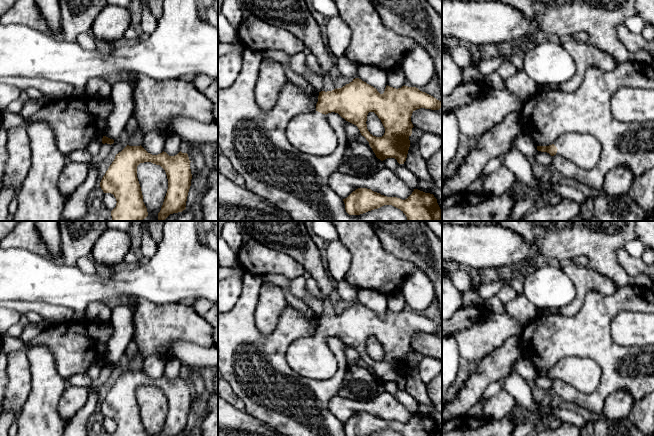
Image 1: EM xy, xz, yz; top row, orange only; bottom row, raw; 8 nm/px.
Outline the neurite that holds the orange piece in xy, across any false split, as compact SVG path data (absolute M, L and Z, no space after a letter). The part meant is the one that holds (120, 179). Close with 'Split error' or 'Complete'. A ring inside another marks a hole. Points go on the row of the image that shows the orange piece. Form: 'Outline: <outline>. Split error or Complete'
Outline: M127 145L116 154L100 182L103 192L113 194L117 201L111 211L113 221L142 221L148 216L137 178L137 166L144 162L160 165L168 179L168 189L158 213L158 221L164 221L170 214L186 209L192 179L188 154L180 151L175 156L169 156L163 151L152 155L141 145Z. Complete

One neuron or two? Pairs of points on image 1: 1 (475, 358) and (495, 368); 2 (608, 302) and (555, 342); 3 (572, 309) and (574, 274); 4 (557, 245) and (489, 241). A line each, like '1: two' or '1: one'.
1: two
2: one
3: one
4: two

